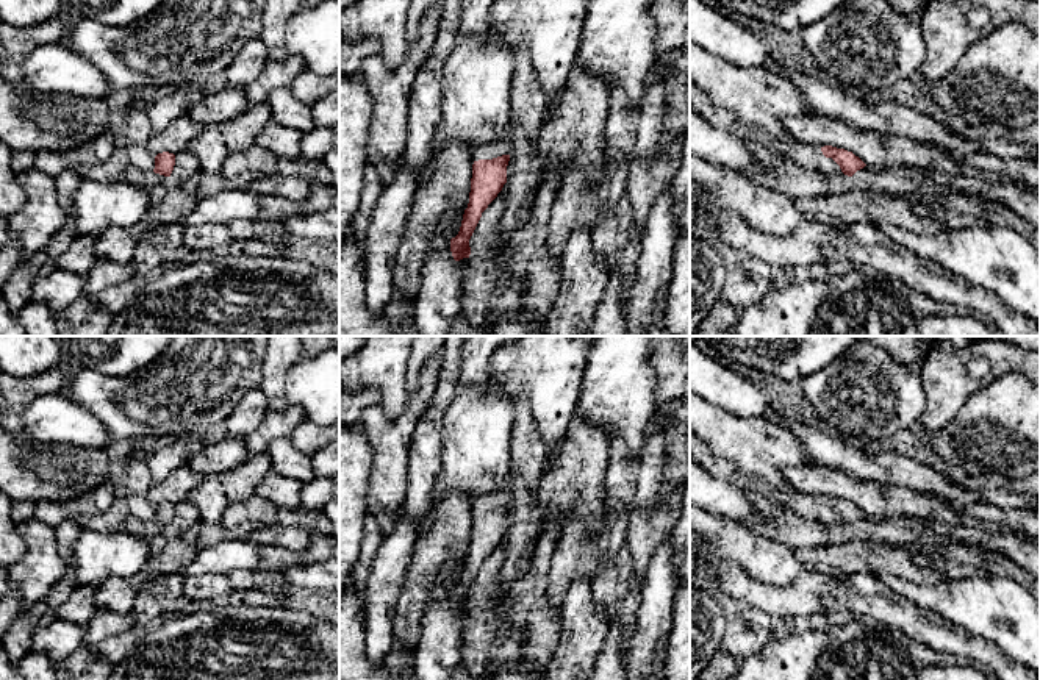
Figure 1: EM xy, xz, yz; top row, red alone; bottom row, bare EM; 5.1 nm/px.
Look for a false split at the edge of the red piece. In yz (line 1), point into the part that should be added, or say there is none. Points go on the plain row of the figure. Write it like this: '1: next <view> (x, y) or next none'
1: next yz (810, 507)

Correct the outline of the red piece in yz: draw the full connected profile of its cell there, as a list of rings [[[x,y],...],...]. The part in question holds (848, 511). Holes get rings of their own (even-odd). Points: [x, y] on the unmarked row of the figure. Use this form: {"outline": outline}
{"outline": [[[690,433],[690,458],[701,464],[713,477],[729,481],[741,489],[762,494],[771,502],[785,505],[807,519],[826,521],[827,524],[845,524],[852,527],[866,514],[852,502],[824,496],[821,499],[801,492],[785,492],[755,474],[741,471],[735,463],[716,456],[710,447]]]}

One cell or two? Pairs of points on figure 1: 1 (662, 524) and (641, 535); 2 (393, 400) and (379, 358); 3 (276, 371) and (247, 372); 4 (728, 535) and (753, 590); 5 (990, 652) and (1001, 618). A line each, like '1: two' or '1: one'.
1: one
2: one
3: two
4: two
5: two

